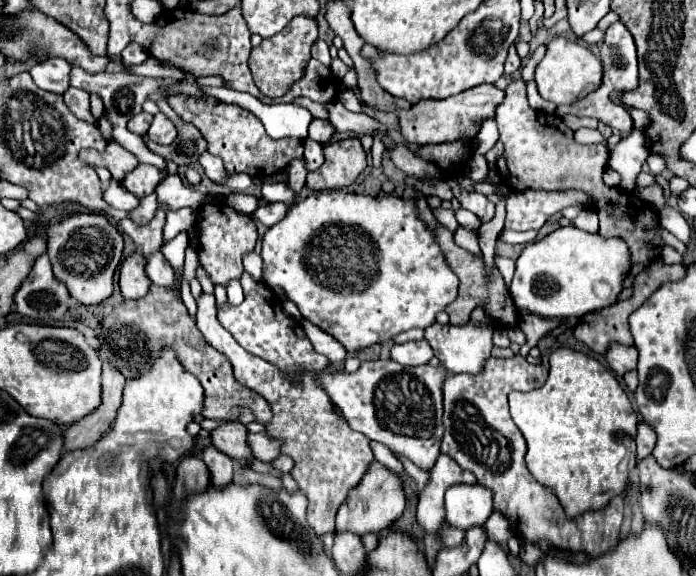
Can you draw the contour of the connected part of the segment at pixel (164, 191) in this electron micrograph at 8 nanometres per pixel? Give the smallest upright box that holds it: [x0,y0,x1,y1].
[156,175,204,211]

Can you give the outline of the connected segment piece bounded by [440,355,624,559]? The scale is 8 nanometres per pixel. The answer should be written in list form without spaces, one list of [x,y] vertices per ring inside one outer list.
[[[514,355],[512,359],[488,357],[484,369],[476,375],[448,375],[442,385],[444,437],[440,453],[450,455],[462,469],[472,471],[478,483],[494,493],[494,509],[500,511],[526,541],[536,543],[546,539],[560,549],[584,551],[590,559],[594,559],[606,555],[620,541],[624,493],[616,495],[598,511],[568,517],[552,489],[544,489],[544,485],[540,485],[526,469],[526,441],[508,413],[510,391],[538,389],[546,383],[546,377],[548,369],[544,365],[530,365],[520,355]]]

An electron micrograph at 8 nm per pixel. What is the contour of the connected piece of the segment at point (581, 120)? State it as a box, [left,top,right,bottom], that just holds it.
[564,115,598,131]

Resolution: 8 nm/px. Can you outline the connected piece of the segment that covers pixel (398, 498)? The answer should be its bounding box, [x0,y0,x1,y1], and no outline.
[336,461,406,537]

